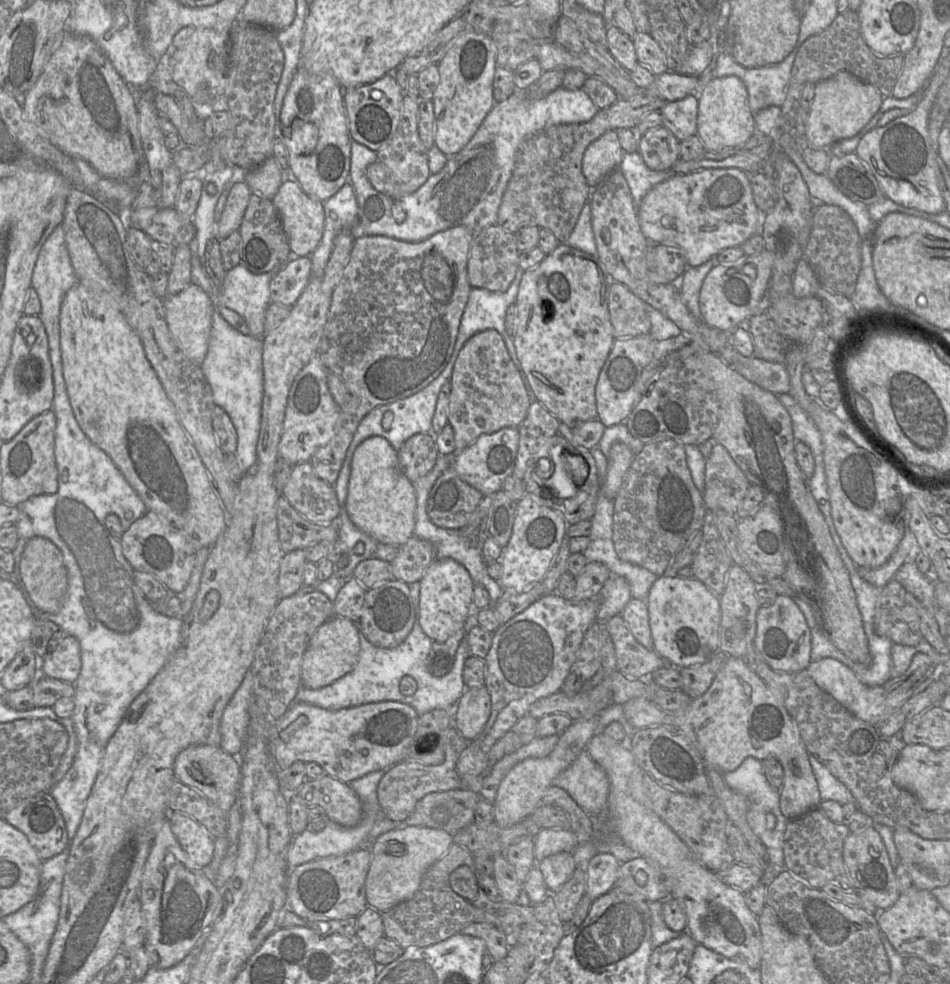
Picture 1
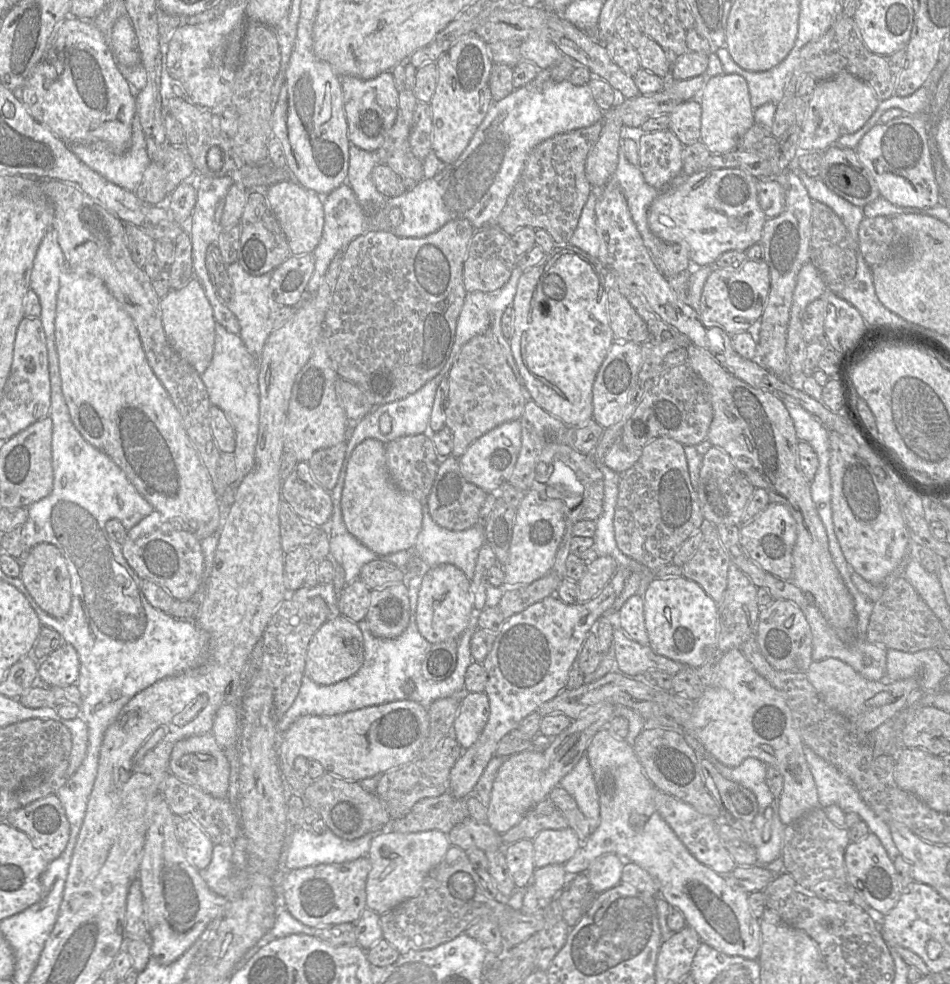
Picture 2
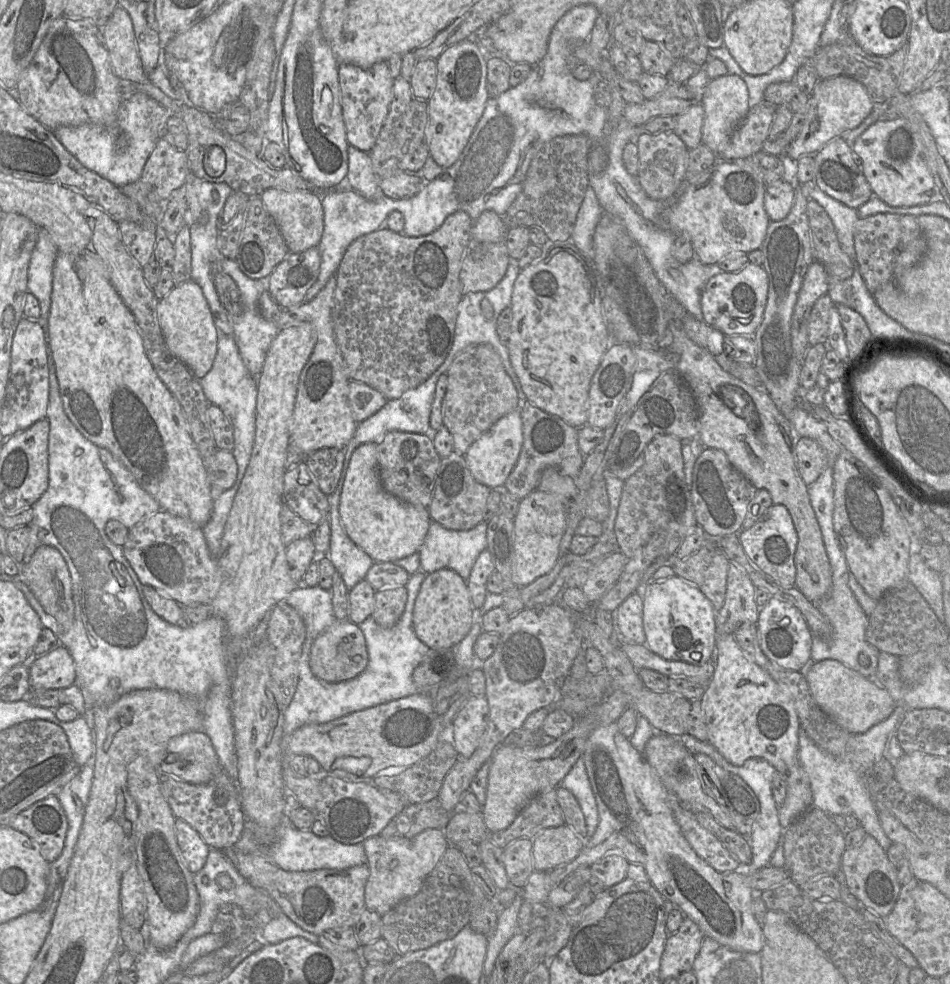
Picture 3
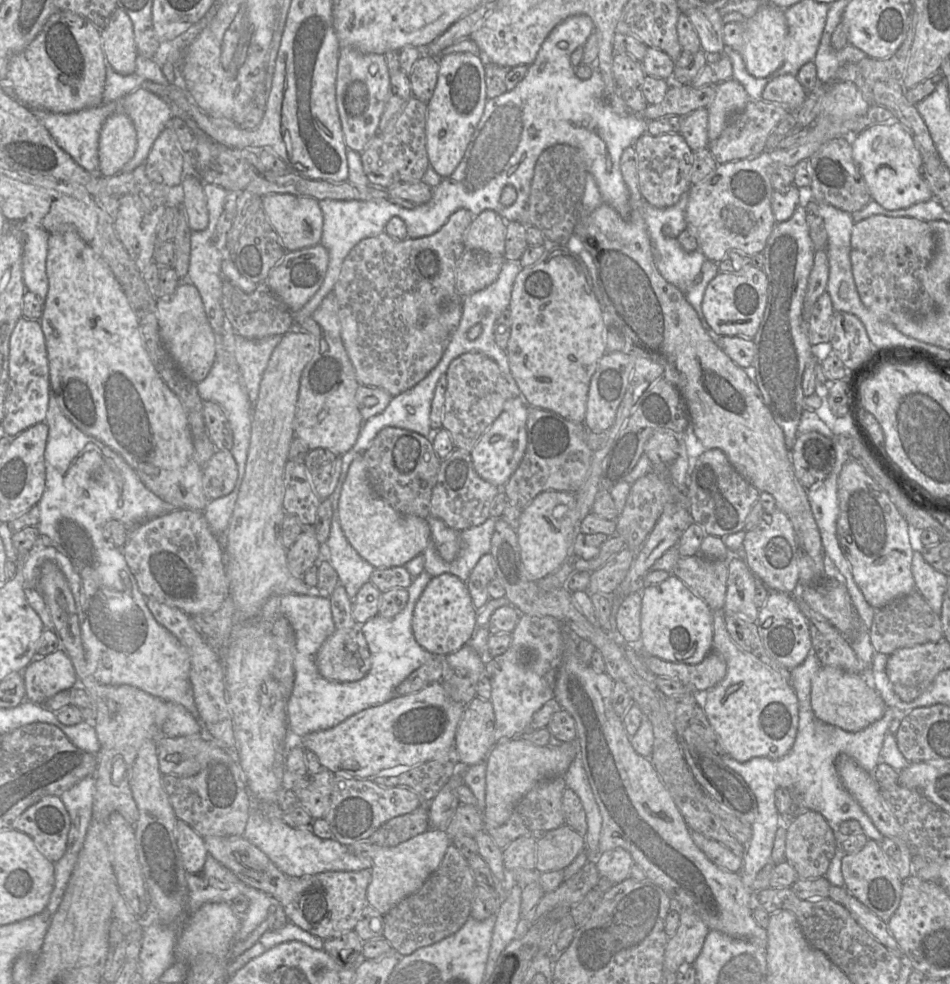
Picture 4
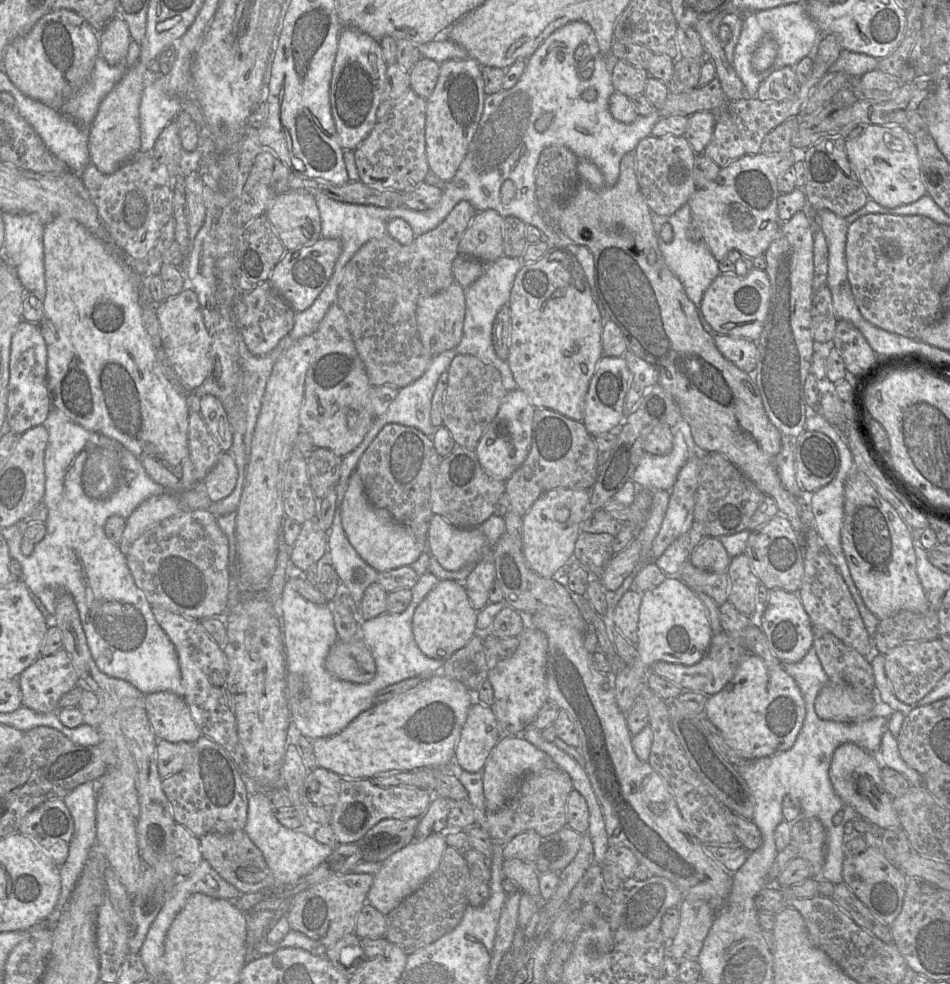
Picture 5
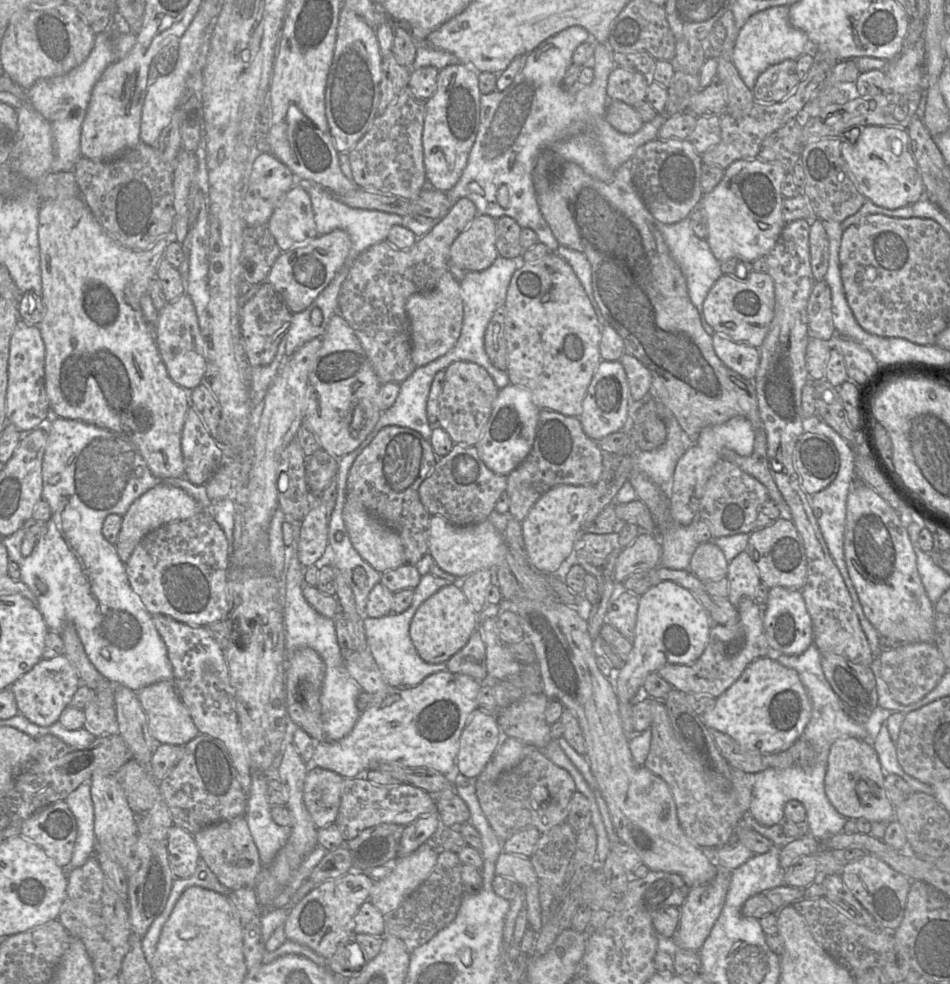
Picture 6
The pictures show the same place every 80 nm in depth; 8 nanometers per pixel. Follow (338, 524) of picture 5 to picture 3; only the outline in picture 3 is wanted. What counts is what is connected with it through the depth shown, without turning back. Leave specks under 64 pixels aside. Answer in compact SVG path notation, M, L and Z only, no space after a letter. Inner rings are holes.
M328 496L330 546L325 555L343 578L346 588L351 590L364 580L374 560L359 548L347 535L339 514L339 501Z

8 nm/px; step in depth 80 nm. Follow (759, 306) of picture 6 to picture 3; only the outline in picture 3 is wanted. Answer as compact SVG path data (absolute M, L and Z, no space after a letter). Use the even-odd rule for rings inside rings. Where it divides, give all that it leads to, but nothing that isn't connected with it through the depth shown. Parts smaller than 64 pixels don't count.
M748 262L737 272L715 273L701 295L703 321L726 336L753 337L760 325L768 295L768 276L762 266Z

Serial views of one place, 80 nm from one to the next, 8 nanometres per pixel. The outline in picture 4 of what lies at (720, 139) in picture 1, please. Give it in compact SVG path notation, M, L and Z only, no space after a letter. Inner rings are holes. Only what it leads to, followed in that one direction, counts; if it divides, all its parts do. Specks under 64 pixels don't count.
M734 78L716 85L715 97L706 108L709 142L719 137L729 118L741 111L749 100L743 85Z

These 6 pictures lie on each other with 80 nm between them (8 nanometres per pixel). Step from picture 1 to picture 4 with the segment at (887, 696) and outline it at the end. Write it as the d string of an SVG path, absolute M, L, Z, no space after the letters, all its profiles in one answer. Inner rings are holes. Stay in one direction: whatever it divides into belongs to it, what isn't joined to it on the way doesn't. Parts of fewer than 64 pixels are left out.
M821 666L811 682L811 706L815 716L823 722L848 732L858 732L879 720L886 705L860 674L848 673L832 666Z

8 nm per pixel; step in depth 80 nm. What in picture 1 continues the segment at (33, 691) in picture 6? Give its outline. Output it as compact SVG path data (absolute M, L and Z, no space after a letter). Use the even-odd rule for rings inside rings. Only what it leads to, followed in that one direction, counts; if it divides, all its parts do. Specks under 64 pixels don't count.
M66 635L54 651L39 661L39 675L75 684L81 666L79 641Z

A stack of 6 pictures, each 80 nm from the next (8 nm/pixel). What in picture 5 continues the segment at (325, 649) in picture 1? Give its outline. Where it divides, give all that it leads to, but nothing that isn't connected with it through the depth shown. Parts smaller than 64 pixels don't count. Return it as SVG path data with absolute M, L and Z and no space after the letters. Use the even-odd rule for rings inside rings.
M361 637L349 642L338 639L330 648L324 665L332 677L353 683L368 683L376 674L375 660Z

